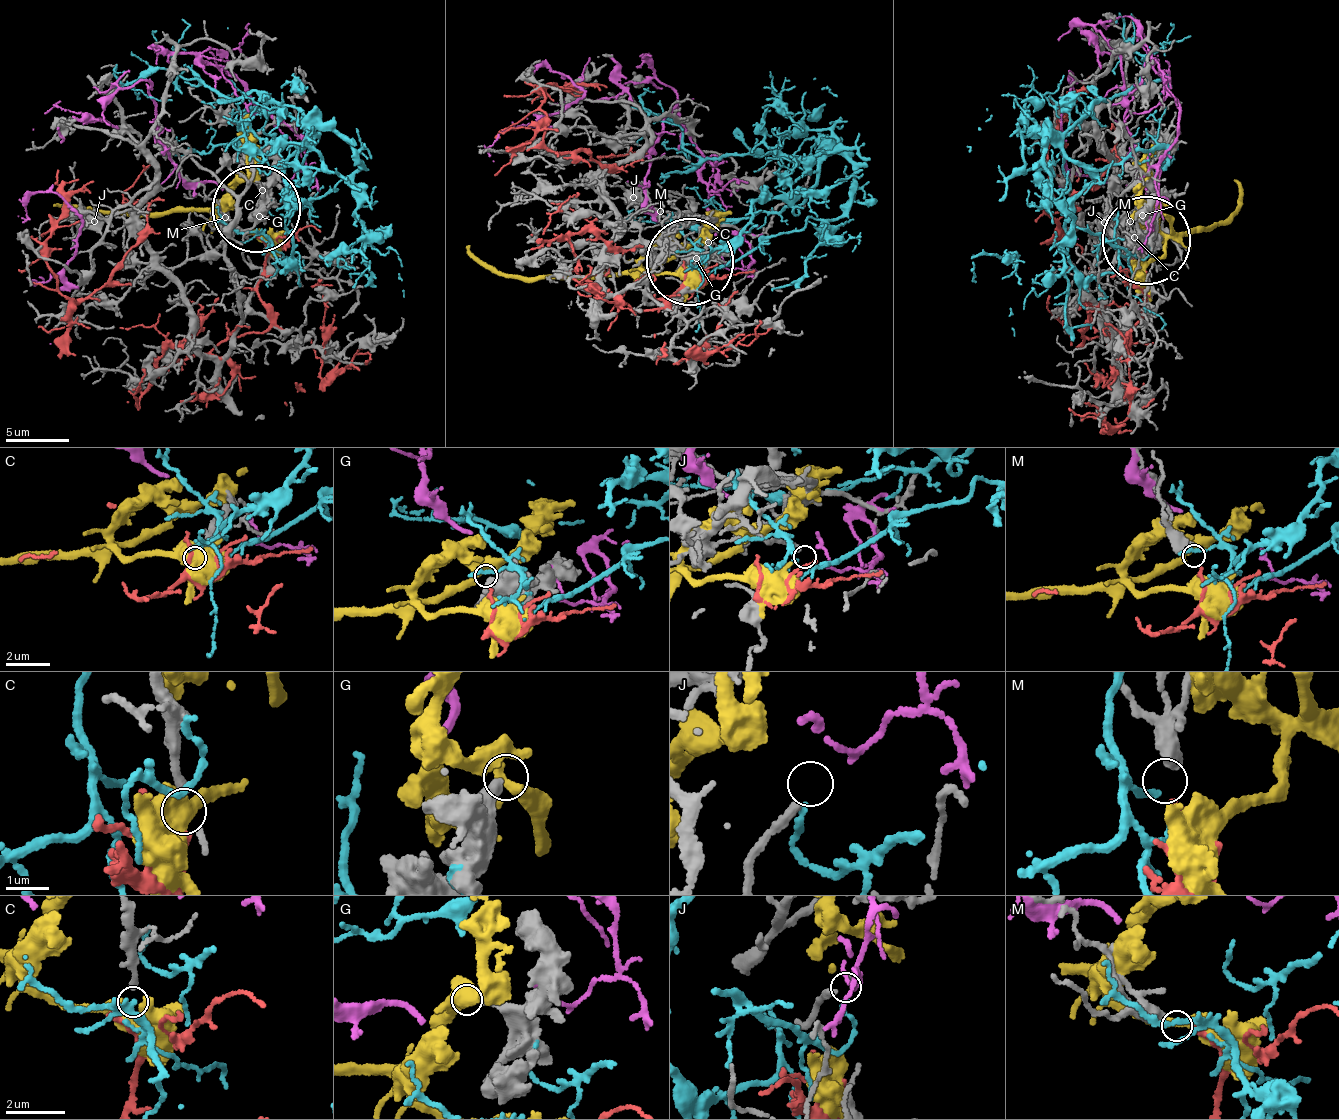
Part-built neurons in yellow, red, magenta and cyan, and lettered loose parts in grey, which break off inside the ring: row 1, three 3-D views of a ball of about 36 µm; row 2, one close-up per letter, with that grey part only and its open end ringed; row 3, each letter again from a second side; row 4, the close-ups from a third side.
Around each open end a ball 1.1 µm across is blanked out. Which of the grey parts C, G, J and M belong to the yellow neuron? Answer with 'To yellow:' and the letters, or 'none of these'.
To yellow: G

